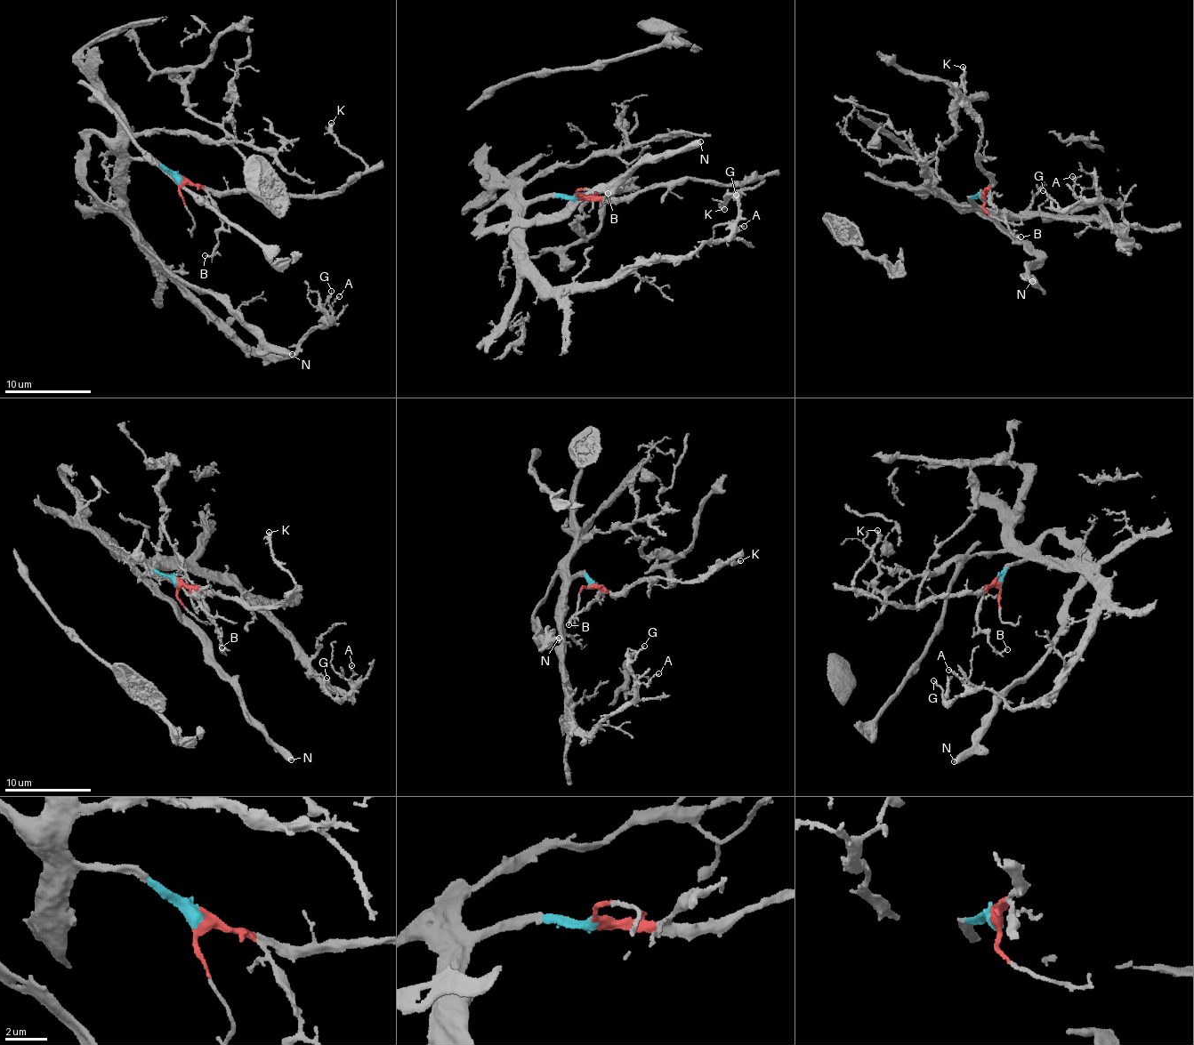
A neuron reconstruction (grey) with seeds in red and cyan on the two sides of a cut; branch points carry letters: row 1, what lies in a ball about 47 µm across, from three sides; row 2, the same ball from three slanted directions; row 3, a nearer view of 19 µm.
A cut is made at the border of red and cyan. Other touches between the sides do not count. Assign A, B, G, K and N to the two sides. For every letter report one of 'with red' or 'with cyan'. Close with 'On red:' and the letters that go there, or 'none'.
A: with cyan
B: with red
G: with cyan
K: with red
N: with cyan
On red: B, K

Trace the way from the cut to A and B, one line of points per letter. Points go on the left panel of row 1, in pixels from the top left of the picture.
A: (179, 180), (154, 161), (132, 160), (125, 215), (246, 346), (292, 356), (324, 325), (338, 296)
B: (179, 180), (201, 185), (222, 222), (217, 249), (213, 254), (205, 256)

